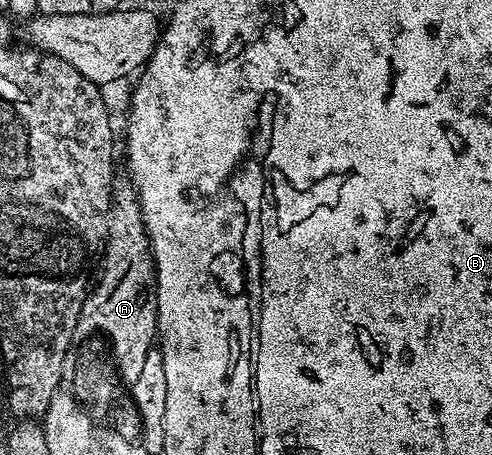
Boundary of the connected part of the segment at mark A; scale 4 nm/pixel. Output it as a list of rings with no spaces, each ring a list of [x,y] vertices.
[[[124,182],[112,193],[112,211],[108,213],[108,239],[102,249],[102,263],[84,298],[76,331],[81,337],[97,332],[108,339],[115,371],[120,373],[121,380],[128,386],[140,377],[146,354],[150,354],[157,343],[156,264],[152,261],[152,247],[148,245],[144,216],[140,213],[140,199],[131,183]]]

